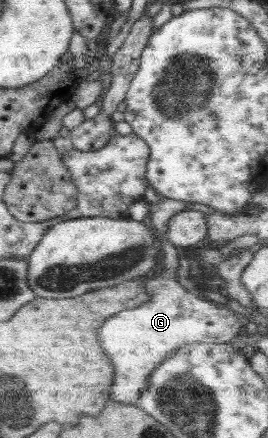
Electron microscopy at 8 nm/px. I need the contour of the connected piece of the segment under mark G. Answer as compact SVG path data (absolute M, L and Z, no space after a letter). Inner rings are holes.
M144 197L142 200L149 205L151 223L161 238L160 249L165 255L165 271L147 280L147 291L151 293L147 302L135 309L117 312L117 315L109 317L97 329L99 345L114 370L110 400L135 405L140 392L146 389L147 377L157 368L157 365L171 357L175 350L185 344L197 342L225 344L232 336L239 333L243 325L239 321L239 315L229 307L219 305L207 297L204 299L194 291L187 291L175 279L171 279L169 269L177 268L179 257L176 248L167 241L167 223L174 212L179 213L187 209L191 201L177 199L172 202L169 198L164 198L155 203Z

